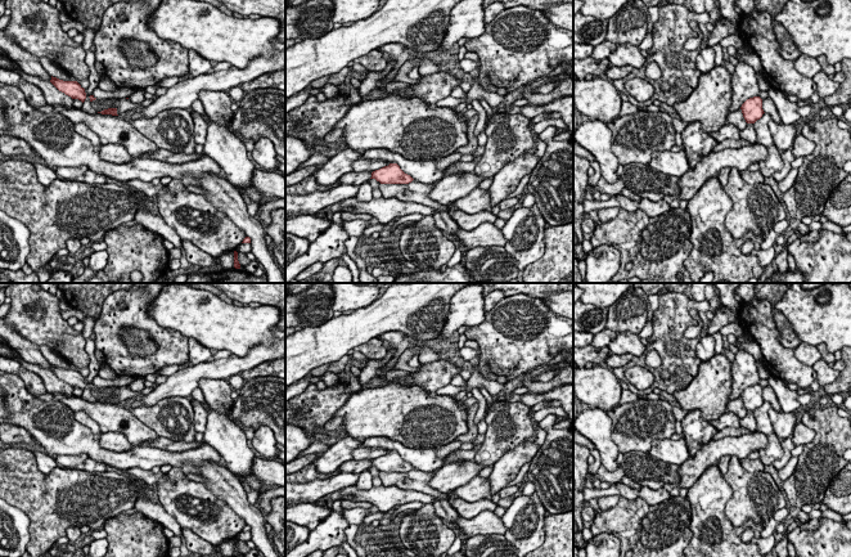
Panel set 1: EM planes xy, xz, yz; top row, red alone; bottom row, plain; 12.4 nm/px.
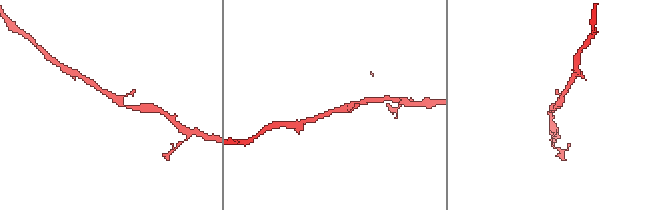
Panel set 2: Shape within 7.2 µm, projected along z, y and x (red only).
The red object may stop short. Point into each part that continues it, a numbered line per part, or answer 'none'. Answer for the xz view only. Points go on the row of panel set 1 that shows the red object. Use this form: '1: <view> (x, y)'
none

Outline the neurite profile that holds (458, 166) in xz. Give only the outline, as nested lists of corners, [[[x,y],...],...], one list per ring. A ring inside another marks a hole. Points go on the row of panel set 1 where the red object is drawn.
[[[478,156],[474,161],[472,161],[472,162],[460,162],[460,161],[458,161],[458,162],[455,162],[452,166],[450,166],[447,170],[446,170],[446,172],[445,172],[445,175],[443,175],[443,178],[445,176],[449,176],[449,175],[452,175],[452,174],[456,174],[456,172],[459,172],[459,171],[464,171],[464,172],[473,172],[474,171],[474,169],[476,169],[476,165],[478,163],[478,161],[481,160],[481,156]]]

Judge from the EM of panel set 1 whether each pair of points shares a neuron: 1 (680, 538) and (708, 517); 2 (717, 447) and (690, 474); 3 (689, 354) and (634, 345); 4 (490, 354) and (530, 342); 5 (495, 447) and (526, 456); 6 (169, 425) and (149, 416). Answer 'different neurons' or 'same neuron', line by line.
1: different neurons
2: same neuron
3: different neurons
4: same neuron
5: different neurons
6: same neuron

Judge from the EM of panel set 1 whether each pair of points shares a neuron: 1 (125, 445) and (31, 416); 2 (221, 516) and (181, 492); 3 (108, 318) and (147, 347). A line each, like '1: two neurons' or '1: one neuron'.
1: two neurons
2: one neuron
3: two neurons

